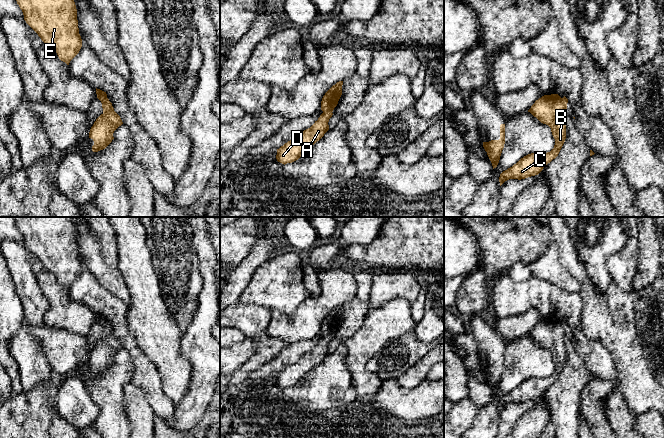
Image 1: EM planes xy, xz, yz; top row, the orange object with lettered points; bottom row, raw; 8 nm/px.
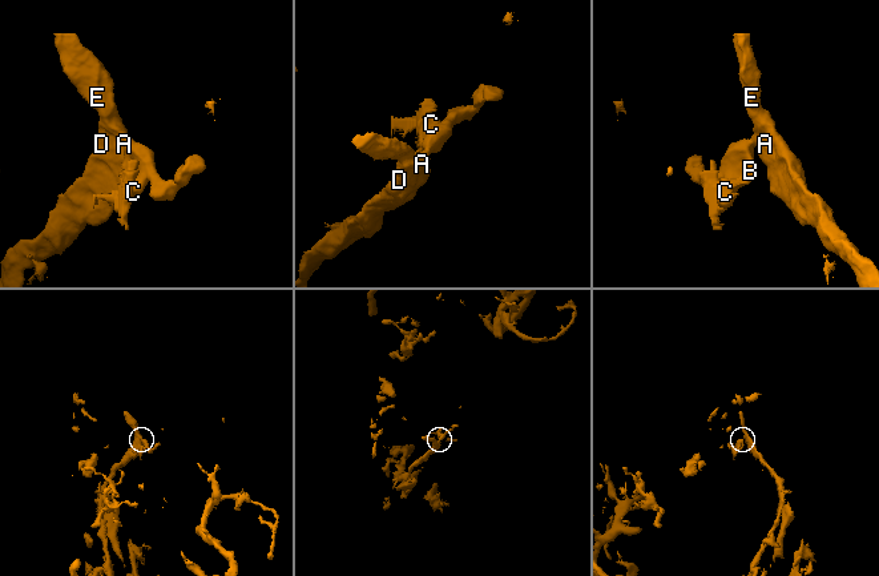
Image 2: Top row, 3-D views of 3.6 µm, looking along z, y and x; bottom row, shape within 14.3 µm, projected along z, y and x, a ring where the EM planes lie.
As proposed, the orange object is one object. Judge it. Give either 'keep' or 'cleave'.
cleave

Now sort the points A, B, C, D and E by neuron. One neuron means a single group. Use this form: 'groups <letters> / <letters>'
groups A D E / B C

